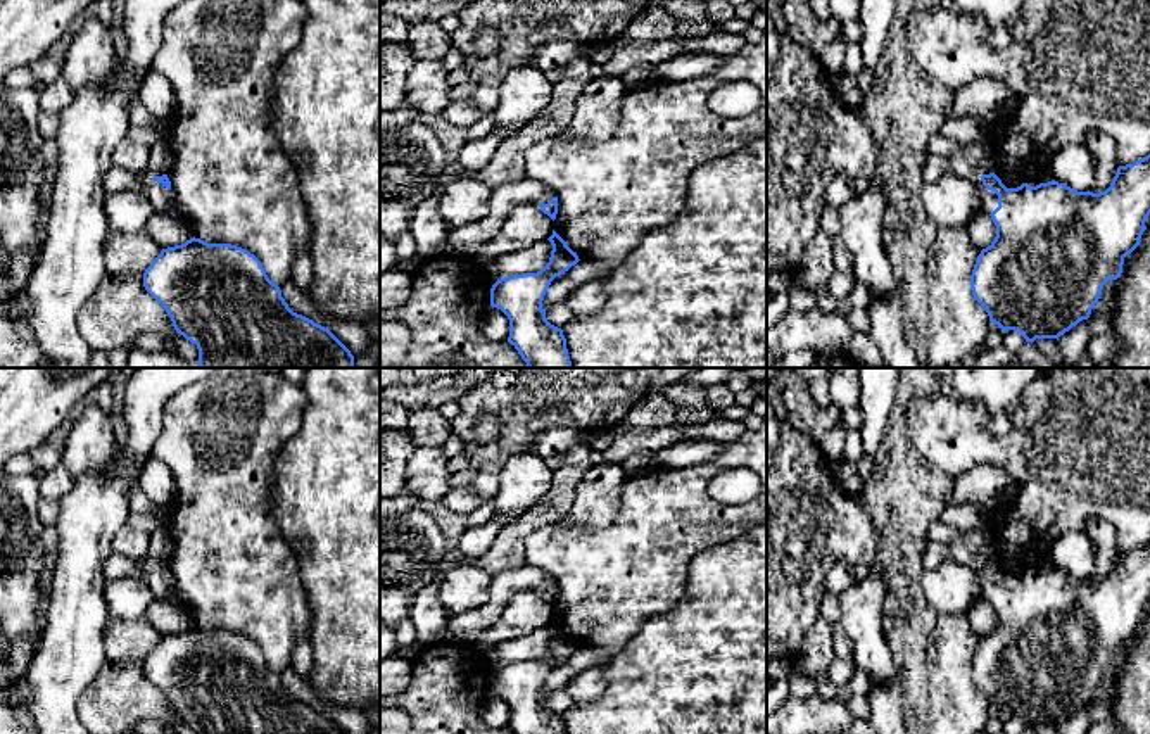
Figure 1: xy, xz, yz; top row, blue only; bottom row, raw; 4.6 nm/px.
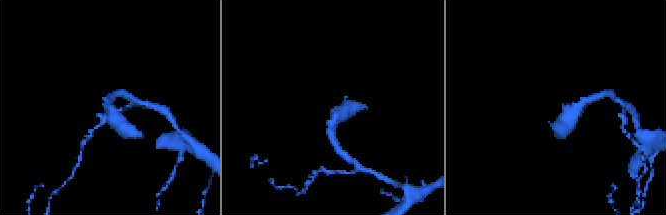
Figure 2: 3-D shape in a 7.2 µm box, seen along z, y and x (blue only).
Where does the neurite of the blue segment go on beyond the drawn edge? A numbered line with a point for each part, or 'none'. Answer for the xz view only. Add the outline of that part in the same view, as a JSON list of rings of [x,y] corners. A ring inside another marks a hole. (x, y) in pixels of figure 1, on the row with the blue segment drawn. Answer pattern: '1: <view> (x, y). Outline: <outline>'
1: xz (503, 197). Outline: [[[530,178],[494,188],[489,200],[489,214],[482,221],[463,228],[449,228],[447,254],[461,254],[492,240],[515,204],[534,202],[539,206],[547,204],[553,197],[556,197],[553,188]]]

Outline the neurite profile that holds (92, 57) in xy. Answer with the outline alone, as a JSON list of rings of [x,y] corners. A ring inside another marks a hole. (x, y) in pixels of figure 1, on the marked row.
[[[95,17],[79,19],[62,64],[62,78],[78,92],[90,83],[105,83],[117,67],[119,40],[114,31]]]

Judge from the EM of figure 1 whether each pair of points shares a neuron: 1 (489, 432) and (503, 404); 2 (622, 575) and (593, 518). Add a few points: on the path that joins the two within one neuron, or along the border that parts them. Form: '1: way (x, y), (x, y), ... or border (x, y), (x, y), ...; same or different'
1: border (494, 417), (498, 434), (486, 442), (475, 444); different
2: border (620, 494), (610, 524), (558, 527); different

